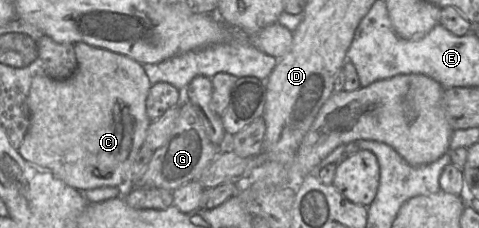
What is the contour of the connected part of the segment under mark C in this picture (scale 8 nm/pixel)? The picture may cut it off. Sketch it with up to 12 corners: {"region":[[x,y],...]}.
{"region":[[74,44],[38,75],[18,151],[79,191],[124,187],[151,123],[128,56]]}

